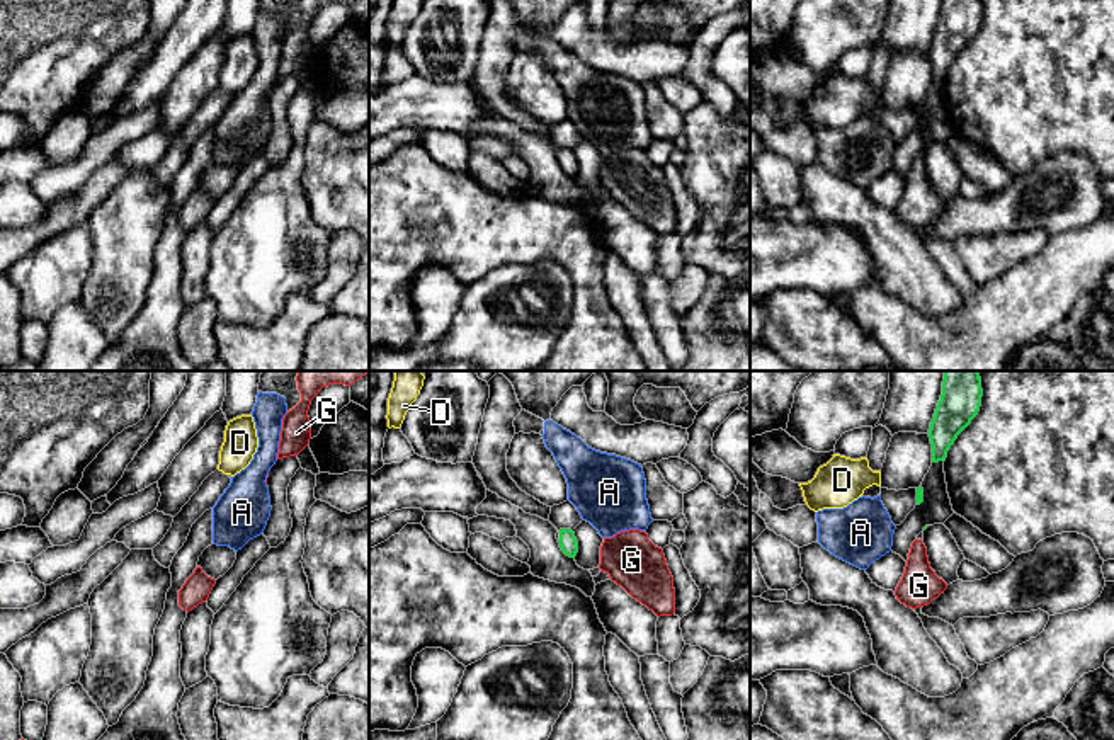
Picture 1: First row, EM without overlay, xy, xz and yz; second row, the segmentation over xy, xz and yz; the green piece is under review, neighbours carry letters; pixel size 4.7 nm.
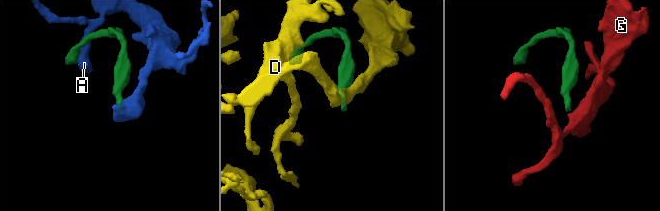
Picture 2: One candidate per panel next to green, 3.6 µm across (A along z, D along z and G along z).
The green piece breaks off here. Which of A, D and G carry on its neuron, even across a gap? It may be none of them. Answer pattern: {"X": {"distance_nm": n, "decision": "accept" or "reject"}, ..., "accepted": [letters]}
{"A": {"distance_nm": 80, "decision": "reject"}, "D": {"distance_nm": 180, "decision": "reject"}, "G": {"distance_nm": 50, "decision": "accept"}, "accepted": ["G"]}

